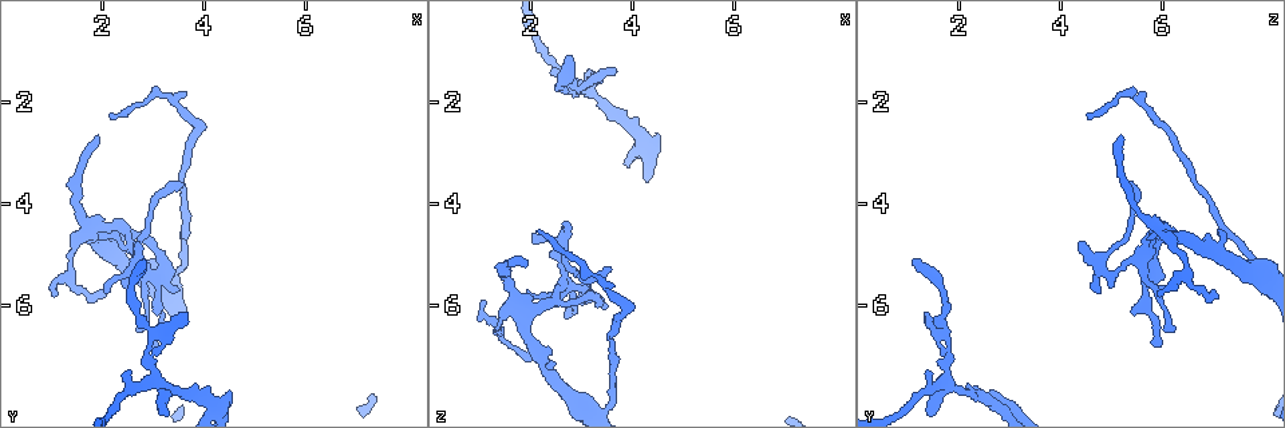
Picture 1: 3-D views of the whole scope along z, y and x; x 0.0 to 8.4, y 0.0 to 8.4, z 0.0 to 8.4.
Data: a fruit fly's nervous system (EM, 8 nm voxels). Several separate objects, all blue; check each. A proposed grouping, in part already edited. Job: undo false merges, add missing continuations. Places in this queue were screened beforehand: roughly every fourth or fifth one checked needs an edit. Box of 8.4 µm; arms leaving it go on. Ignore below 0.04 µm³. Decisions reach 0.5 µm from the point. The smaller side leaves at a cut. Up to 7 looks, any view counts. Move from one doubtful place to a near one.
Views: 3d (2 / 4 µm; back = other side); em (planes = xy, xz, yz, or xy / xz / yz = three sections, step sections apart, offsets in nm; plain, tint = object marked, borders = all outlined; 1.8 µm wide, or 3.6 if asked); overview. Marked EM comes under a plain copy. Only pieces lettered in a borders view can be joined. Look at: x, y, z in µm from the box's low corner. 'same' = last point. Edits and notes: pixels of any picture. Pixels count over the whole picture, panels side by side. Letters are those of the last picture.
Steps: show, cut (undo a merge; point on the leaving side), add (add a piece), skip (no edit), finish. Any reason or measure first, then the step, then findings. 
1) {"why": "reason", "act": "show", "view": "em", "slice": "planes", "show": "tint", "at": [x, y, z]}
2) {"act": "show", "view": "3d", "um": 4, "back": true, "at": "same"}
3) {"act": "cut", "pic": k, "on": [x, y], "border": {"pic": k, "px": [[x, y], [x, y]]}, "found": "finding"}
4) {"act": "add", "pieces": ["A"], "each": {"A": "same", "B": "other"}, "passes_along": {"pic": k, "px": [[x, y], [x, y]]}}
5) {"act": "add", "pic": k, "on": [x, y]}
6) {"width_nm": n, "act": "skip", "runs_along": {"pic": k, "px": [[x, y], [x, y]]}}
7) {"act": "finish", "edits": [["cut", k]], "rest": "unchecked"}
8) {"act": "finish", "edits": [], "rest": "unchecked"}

{"why": "branch stops here", "act": "show", "view": "em", "slice": "xy", "step": 8, "show": "borders", "at": [4.50, 7.70, 2.60]}

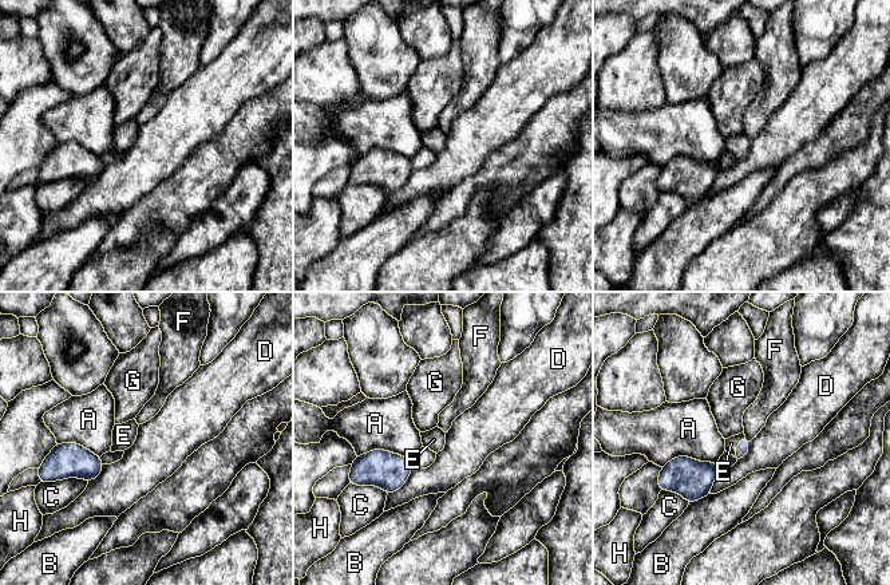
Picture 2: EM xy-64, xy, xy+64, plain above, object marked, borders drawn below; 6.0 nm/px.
{"act": "add", "pieces": ["E"], "each": {"A": "other", "B": "other", "C": "other", "D": "other", "E": "same", "F": "other", "G": "other", "H": "other"}, "passes_along": {"pic": 2, "px": [[743, 445], [738, 446], [731, 443]]}, "found": "it goes on there"}

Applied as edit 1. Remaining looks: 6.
{"act": "show", "view": "overview"}

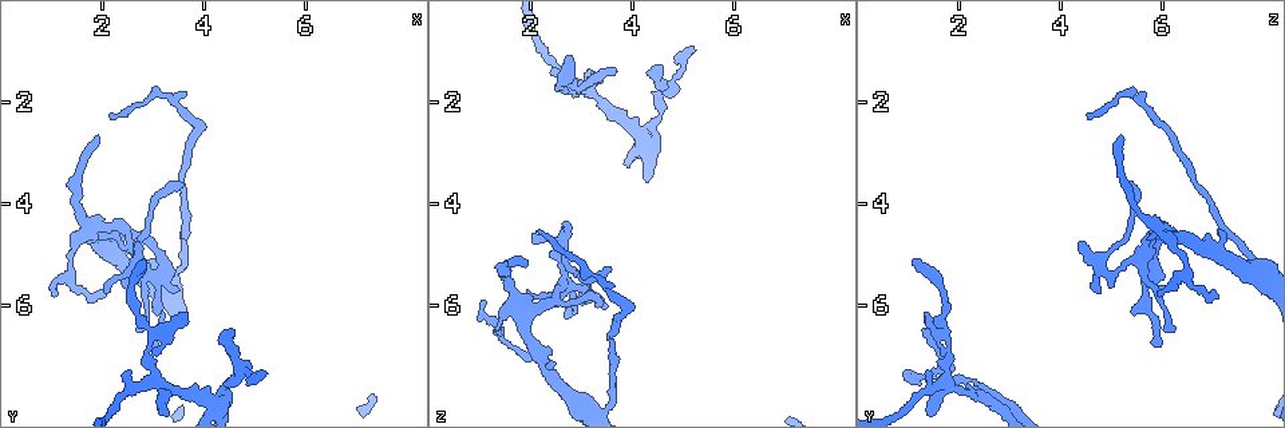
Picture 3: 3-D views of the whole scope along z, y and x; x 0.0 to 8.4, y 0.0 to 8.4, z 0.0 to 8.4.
{"why": "branch stops here", "act": "show", "view": "em", "slice": "planes", "show": "borders", "at": [4.55, 6.50, 1.25]}

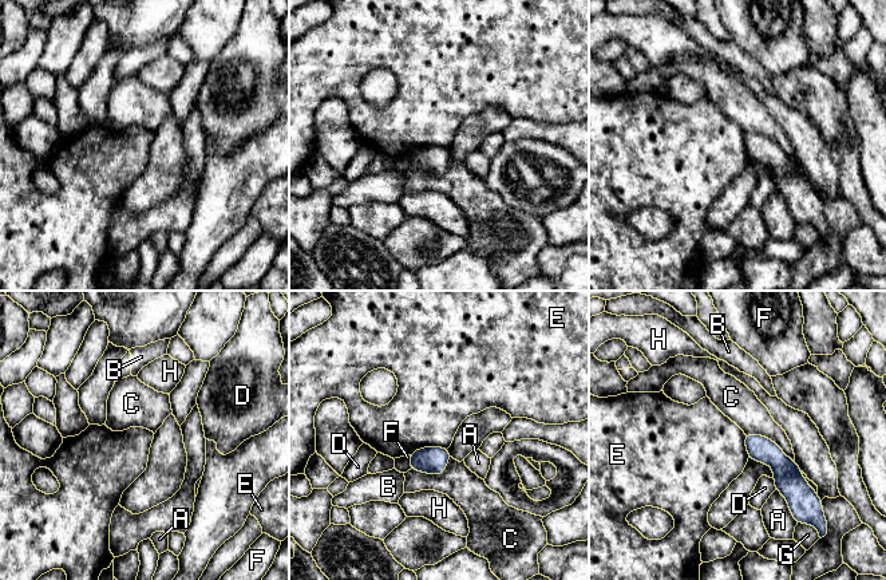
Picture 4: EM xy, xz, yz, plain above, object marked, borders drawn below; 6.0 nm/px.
{"longest_contact_nm": ["C", 340], "act": "skip", "each": {"A": "other", "B": "other", "C": "other", "D": "other", "E": "other", "F": "other", "G": "other", "H": "other"}, "border": {"pic": 4, "px": [[447, 446], [422, 446], [410, 456]]}, "found": "none of them fits"}

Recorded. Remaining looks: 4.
{"why": "branch stops here", "act": "show", "view": "em", "slice": "xz", "step": 8, "show": "borders", "at": [2.70, 5.20, 1.10]}

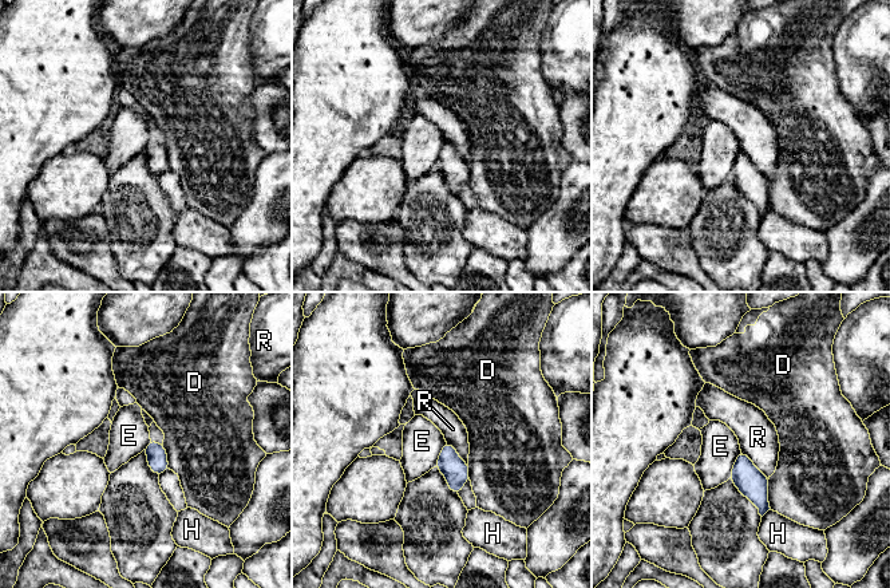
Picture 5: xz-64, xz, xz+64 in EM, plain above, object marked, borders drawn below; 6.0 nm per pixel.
{"act": "skip", "each": {"D": "other", "E": "other", "H": "other", "R": "other"}, "border": {"pic": 5, "px": [[740, 450], [730, 477]]}, "found": "none of them fits"}

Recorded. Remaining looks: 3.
{"act": "finish", "edits": [["add", 2]], "rest": "unchecked"}

